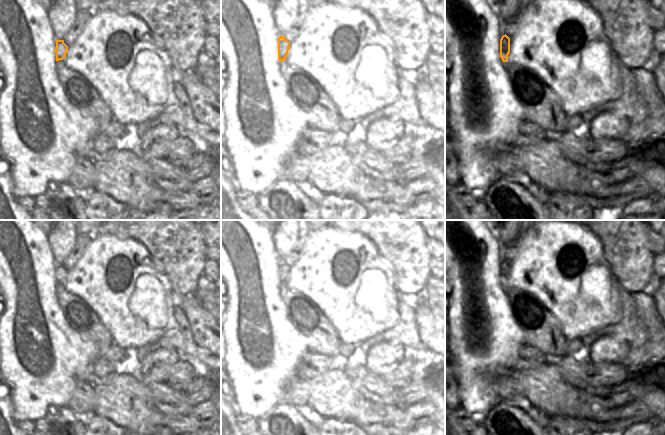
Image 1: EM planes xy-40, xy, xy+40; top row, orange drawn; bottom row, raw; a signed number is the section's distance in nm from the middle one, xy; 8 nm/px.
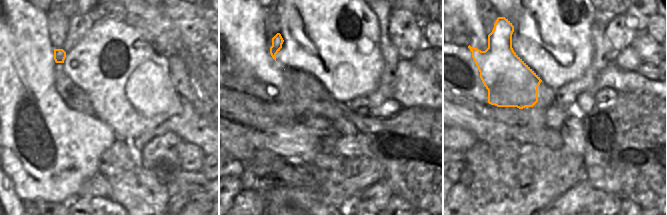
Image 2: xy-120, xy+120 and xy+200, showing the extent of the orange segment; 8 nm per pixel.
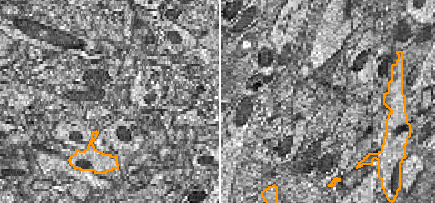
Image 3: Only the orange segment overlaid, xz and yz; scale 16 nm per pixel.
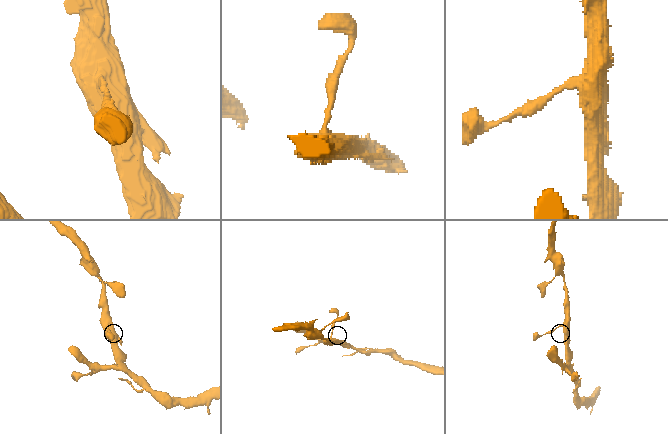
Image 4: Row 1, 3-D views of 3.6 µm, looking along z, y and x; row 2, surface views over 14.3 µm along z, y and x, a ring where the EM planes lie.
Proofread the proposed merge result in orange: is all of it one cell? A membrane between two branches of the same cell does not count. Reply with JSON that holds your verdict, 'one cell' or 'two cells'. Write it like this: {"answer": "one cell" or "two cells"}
{"answer": "one cell"}

